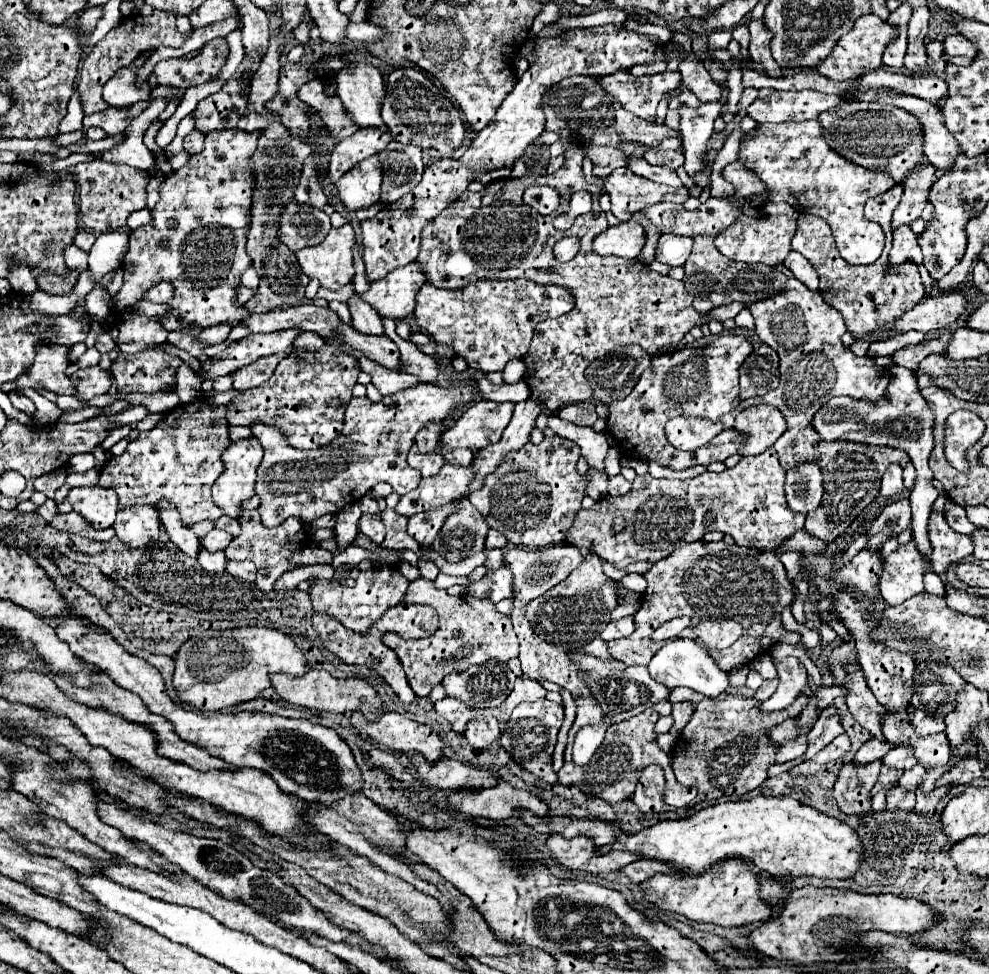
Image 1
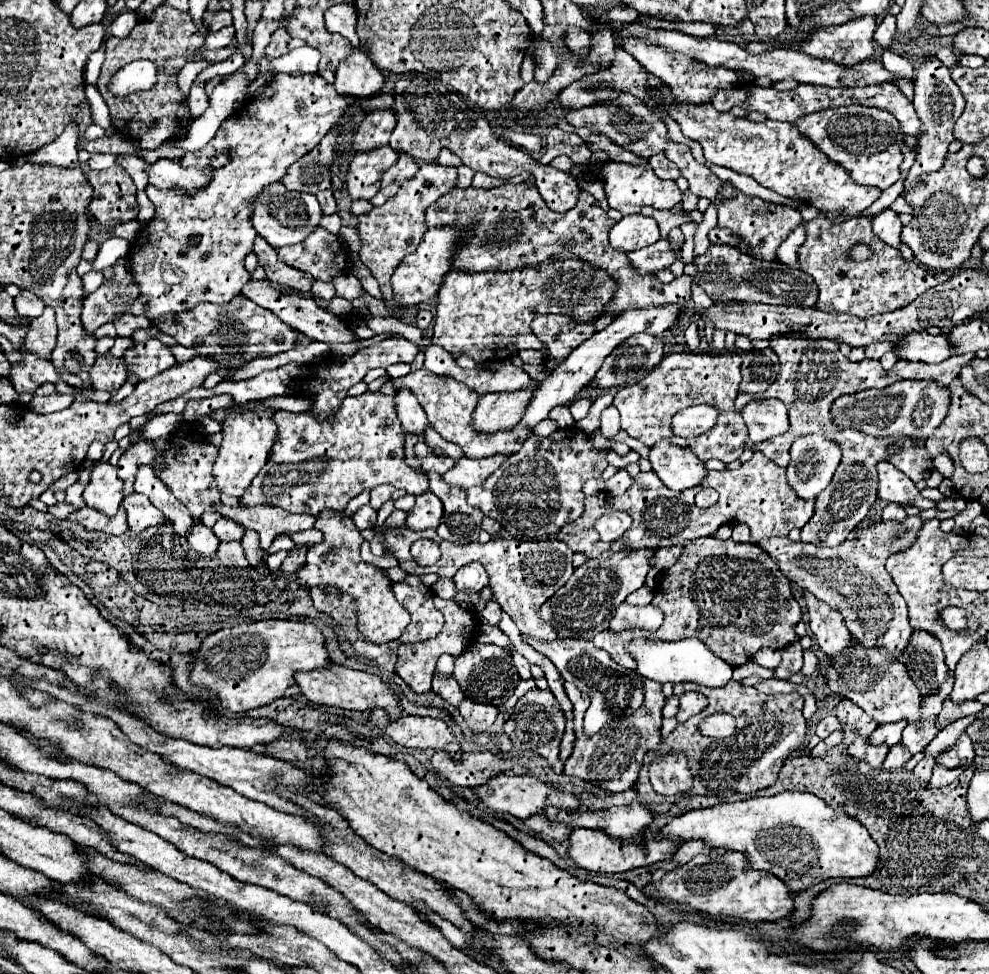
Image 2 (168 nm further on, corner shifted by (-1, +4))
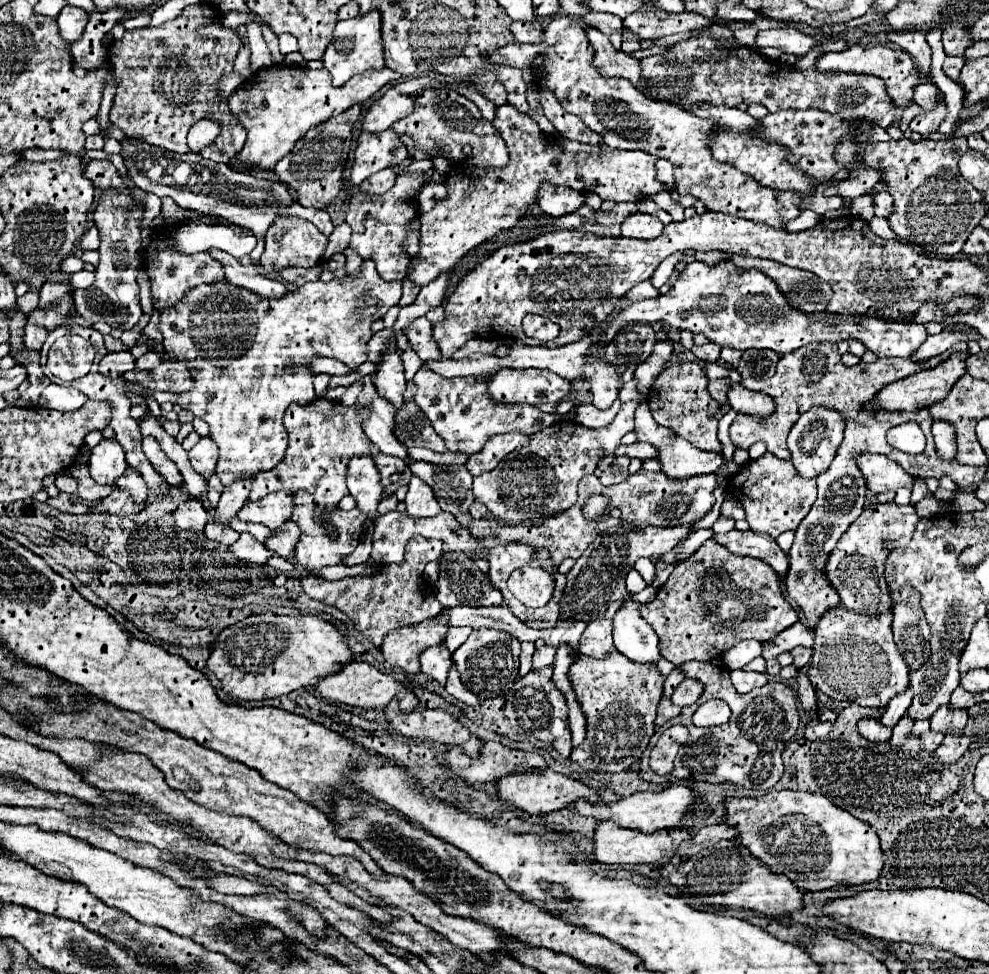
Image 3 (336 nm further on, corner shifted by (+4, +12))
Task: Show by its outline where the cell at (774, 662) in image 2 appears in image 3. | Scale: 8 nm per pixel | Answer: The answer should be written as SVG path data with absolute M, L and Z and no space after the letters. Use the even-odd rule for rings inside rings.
M740 640L738 644L730 646L724 654L722 654L722 662L728 670L740 670L744 668L750 660L754 660L756 656L762 654L762 644L754 642L754 640Z

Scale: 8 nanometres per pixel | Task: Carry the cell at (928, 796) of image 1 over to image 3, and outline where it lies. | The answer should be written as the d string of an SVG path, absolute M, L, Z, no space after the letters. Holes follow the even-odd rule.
M950 730L950 732L946 732L944 742L936 748L934 754L936 754L942 762L952 764L954 760L958 760L958 758L968 750L968 744L970 744L970 740L964 736L964 732Z

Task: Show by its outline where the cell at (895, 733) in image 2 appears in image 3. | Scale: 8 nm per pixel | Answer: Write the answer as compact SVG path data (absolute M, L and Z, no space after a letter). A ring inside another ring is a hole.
M908 686L904 692L896 694L896 696L888 702L888 706L886 706L886 710L884 710L884 716L880 718L882 724L894 726L894 722L898 722L898 720L902 718L902 714L906 714L906 710L910 708L912 698L914 698L914 692L912 692L910 686Z

